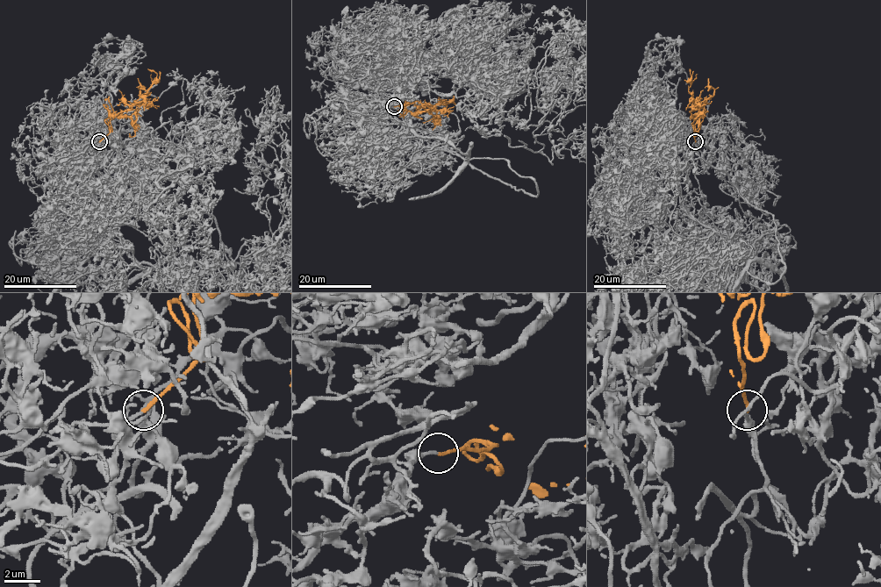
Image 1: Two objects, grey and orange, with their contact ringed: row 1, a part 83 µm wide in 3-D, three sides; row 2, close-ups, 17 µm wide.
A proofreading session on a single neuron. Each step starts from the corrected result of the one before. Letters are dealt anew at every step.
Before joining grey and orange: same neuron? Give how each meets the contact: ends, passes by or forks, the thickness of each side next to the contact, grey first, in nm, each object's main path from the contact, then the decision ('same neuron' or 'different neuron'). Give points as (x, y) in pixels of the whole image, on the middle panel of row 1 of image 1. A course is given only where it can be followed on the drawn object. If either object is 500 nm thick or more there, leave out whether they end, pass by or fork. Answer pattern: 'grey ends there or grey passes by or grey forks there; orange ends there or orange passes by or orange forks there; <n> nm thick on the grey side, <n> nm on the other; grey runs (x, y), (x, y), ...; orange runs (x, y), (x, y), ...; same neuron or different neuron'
grey ends there; orange ends there; 160 nm thick on the grey side, 180 nm on the other; grey runs (394, 106), (348, 96), (465, 156), (441, 189), (405, 197), (397, 185), (434, 148), (419, 112); orange runs (394, 106), (401, 107), (418, 101), (427, 105), (439, 104), (443, 100), (451, 102), (442, 101); same neuron

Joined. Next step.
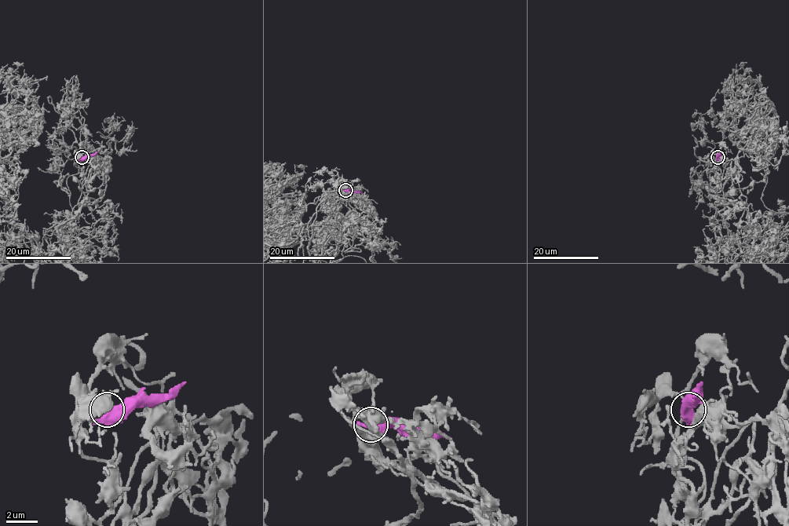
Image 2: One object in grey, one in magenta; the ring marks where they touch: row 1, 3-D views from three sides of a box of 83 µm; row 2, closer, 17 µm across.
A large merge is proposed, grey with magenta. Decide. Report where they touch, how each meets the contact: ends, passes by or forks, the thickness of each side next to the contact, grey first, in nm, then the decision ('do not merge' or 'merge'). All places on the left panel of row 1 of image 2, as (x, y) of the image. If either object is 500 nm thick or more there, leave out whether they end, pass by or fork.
place (82, 157); grey ends; magenta passes by; calibres 170 and 480 nm; do not merge

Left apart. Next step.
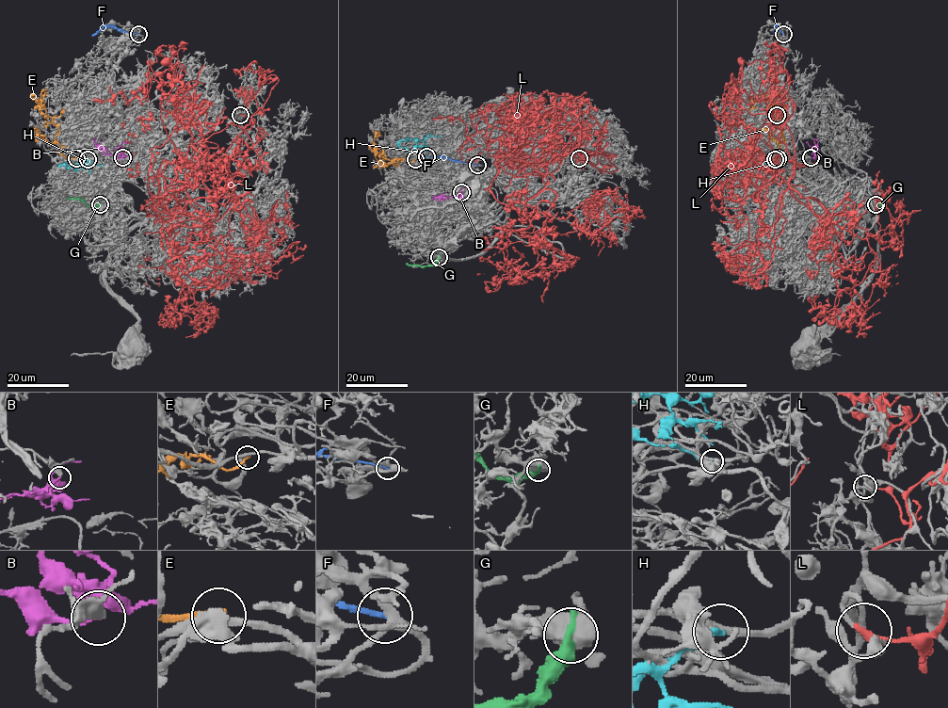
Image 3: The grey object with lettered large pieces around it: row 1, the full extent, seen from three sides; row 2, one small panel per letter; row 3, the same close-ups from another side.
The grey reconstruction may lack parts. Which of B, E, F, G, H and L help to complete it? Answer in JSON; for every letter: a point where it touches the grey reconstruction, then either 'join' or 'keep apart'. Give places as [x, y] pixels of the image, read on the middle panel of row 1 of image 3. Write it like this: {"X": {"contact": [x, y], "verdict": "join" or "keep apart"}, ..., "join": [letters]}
{"B": {"contact": [461, 192], "verdict": "join"}, "E": {"contact": [415, 159], "verdict": "keep apart"}, "F": {"contact": [477, 165], "verdict": "keep apart"}, "G": {"contact": [439, 257], "verdict": "keep apart"}, "H": {"contact": [426, 156], "verdict": "keep apart"}, "L": {"contact": [579, 158], "verdict": "keep apart"}, "join": ["B"]}

